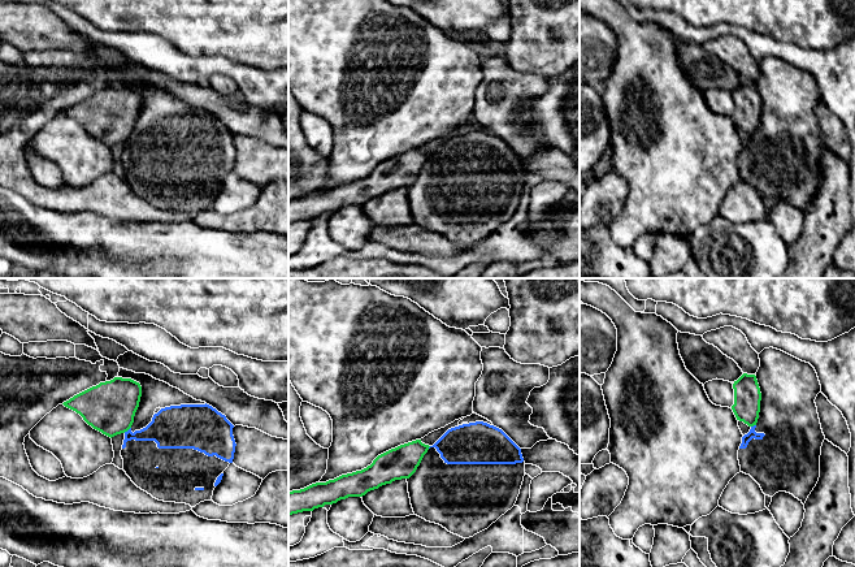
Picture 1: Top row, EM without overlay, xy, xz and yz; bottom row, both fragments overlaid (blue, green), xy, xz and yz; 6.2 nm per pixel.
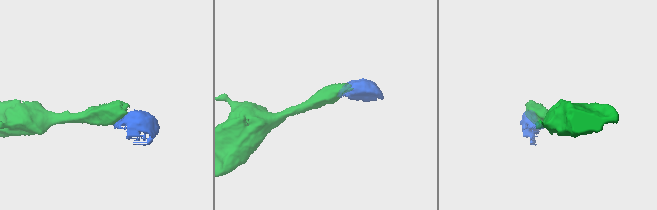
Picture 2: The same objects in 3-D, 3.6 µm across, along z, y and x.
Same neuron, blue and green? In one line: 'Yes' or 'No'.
No

